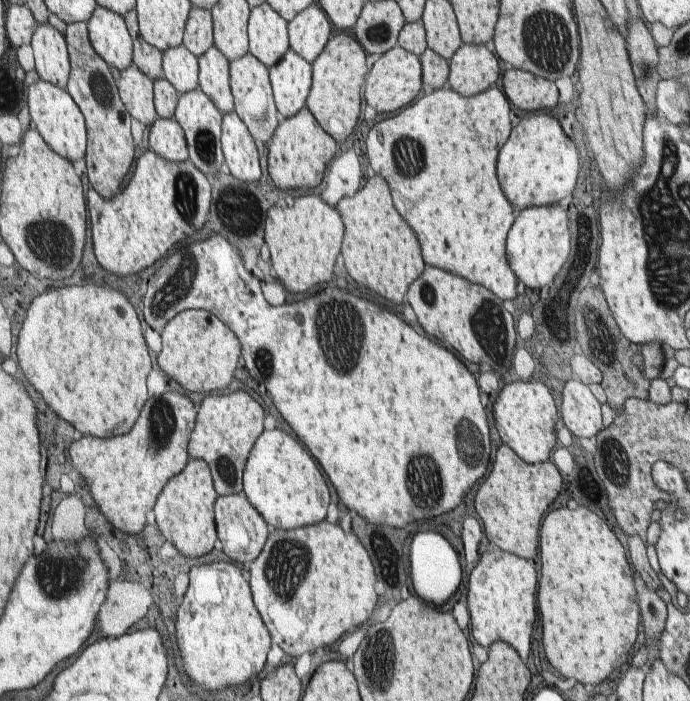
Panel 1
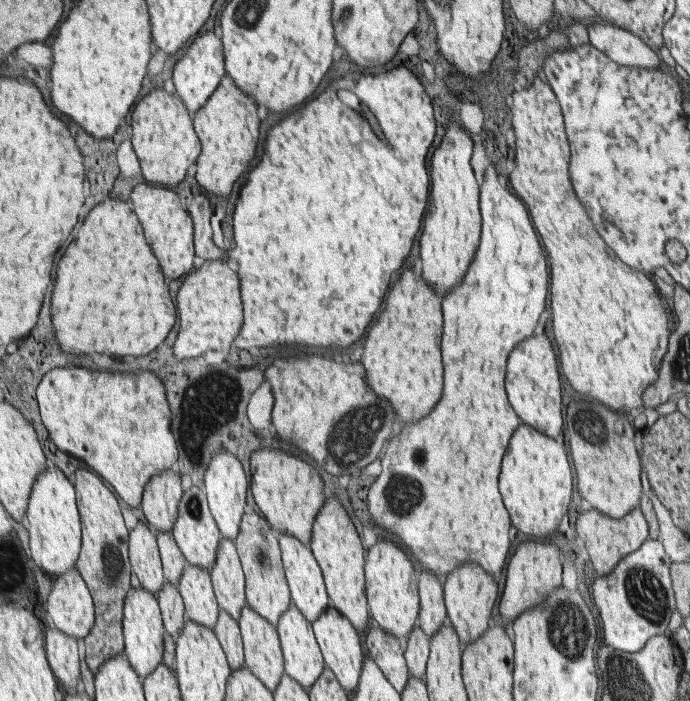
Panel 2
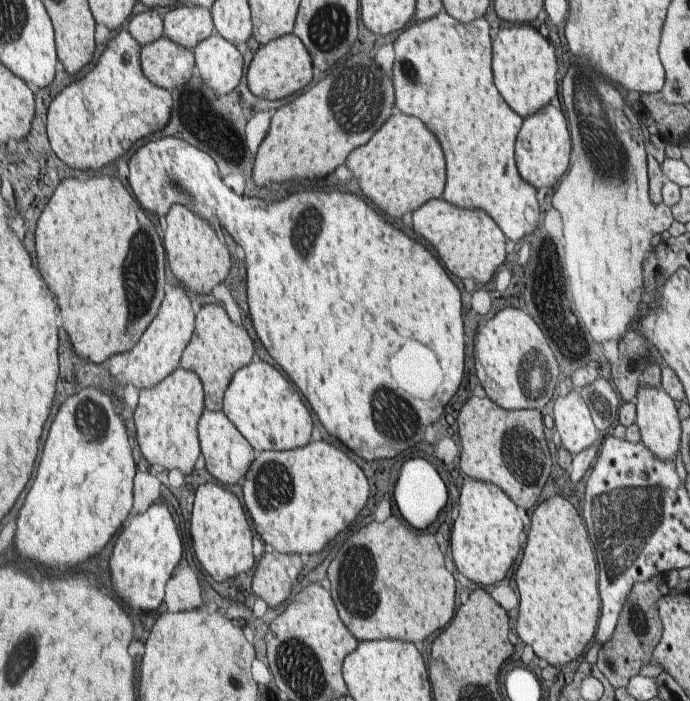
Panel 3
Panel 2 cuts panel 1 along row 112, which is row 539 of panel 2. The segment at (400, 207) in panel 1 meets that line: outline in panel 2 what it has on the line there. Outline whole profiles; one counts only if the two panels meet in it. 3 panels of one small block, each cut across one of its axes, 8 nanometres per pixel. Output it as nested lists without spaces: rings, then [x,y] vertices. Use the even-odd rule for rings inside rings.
[[[490,162],[487,168],[480,195],[481,218],[484,222],[481,227],[481,244],[478,247],[477,255],[474,256],[474,261],[470,264],[469,270],[465,274],[462,282],[447,292],[442,299],[442,308],[444,308],[444,334],[442,334],[442,362],[444,362],[444,394],[442,400],[438,402],[438,406],[430,412],[430,416],[424,418],[424,422],[420,420],[418,424],[405,424],[400,431],[394,432],[394,435],[385,444],[383,450],[381,466],[382,472],[369,488],[368,493],[368,512],[370,512],[370,522],[380,526],[382,530],[386,530],[389,534],[394,534],[400,542],[404,543],[404,548],[409,548],[412,556],[418,560],[422,571],[429,570],[436,576],[440,576],[440,580],[447,577],[454,568],[458,568],[461,564],[469,562],[469,564],[480,564],[486,572],[493,572],[496,576],[502,572],[508,552],[510,552],[510,518],[508,518],[508,509],[503,503],[503,498],[500,496],[500,485],[498,484],[498,476],[500,476],[500,466],[502,466],[502,456],[509,448],[510,439],[517,431],[517,428],[522,423],[517,415],[517,411],[513,405],[509,403],[509,395],[505,391],[505,375],[508,374],[509,356],[517,347],[518,343],[523,340],[530,339],[532,332],[540,320],[540,314],[544,312],[546,306],[546,294],[550,288],[551,276],[548,276],[548,258],[542,252],[542,246],[538,242],[538,236],[534,232],[536,226],[532,226],[528,218],[528,212],[524,208],[524,203],[521,198],[513,192],[504,192],[504,188],[498,182],[497,169],[494,163]]]

